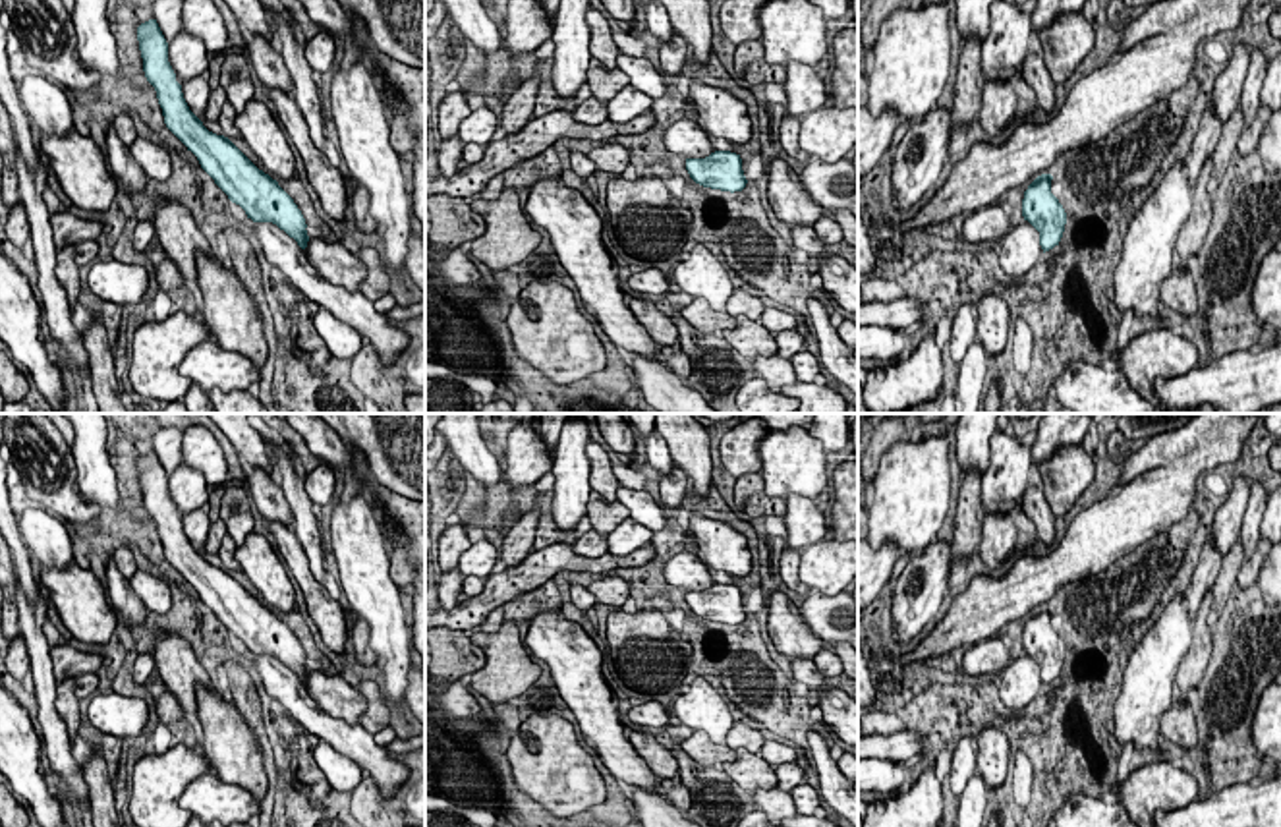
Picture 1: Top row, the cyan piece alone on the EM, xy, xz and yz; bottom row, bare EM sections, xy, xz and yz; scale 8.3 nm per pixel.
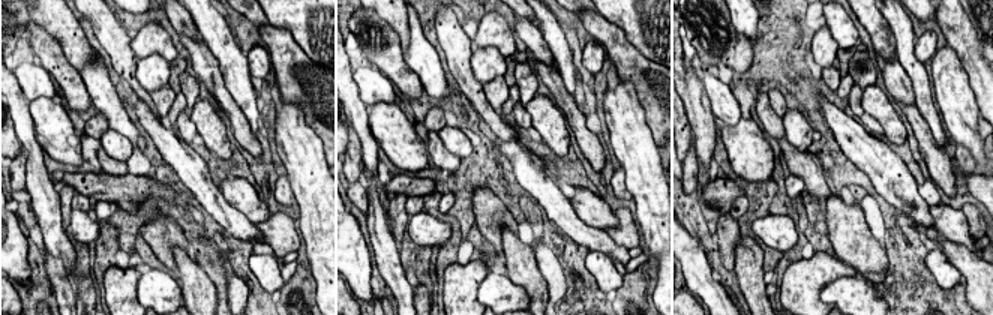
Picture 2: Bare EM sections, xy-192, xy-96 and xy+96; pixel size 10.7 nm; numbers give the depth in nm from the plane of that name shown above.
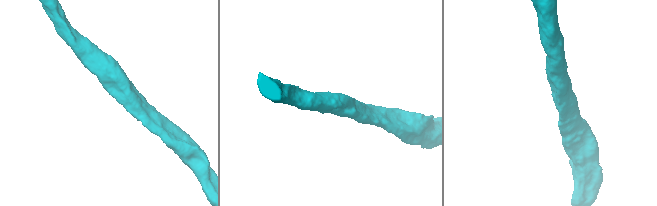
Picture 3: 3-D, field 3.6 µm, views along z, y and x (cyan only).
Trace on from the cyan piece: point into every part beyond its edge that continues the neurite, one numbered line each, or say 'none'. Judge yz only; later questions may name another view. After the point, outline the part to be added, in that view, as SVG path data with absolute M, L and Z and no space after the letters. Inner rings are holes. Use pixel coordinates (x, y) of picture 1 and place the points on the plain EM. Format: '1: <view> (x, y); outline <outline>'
1: yz (1021, 683); outline M1028 653L1012 659L1001 674L999 698L1009 709L1030 705L1041 690L1039 665Z

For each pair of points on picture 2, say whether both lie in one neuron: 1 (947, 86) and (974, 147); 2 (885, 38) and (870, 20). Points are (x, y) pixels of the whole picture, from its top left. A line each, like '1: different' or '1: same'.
1: same
2: same

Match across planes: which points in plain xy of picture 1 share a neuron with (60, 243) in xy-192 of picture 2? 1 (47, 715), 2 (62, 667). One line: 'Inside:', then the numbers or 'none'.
Inside: 1

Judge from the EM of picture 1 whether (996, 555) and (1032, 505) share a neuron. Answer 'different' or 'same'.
different

